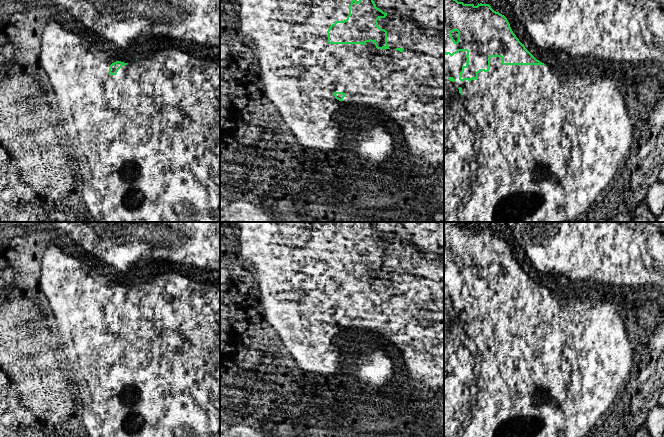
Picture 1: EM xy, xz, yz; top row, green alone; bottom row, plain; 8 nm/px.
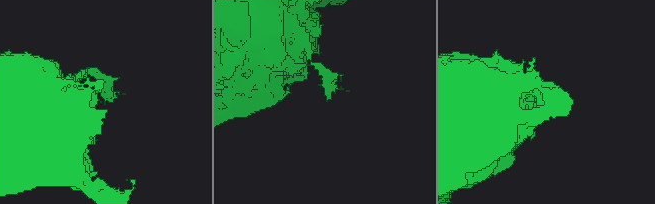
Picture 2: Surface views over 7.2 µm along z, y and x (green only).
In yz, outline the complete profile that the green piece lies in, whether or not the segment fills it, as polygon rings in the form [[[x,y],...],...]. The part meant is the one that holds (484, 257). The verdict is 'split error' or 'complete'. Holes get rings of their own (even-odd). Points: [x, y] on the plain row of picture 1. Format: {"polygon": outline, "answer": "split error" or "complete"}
{"polygon": [[[444,222],[444,278],[445,279],[450,279],[451,281],[458,277],[459,275],[466,275],[467,279],[467,285],[466,289],[462,290],[462,295],[460,296],[459,304],[464,305],[468,304],[471,305],[473,303],[478,303],[478,297],[480,295],[488,296],[490,294],[490,282],[491,281],[501,281],[502,282],[502,288],[503,289],[545,289],[544,287],[540,286],[537,284],[522,268],[519,263],[516,261],[516,259],[513,257],[510,248],[507,244],[507,242],[500,238],[499,236],[494,235],[489,228],[482,228],[478,227],[477,230],[474,228],[464,228],[463,226],[458,226],[457,223],[455,222]]], "answer": "complete"}

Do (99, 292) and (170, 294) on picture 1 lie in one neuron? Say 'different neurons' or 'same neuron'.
same neuron

